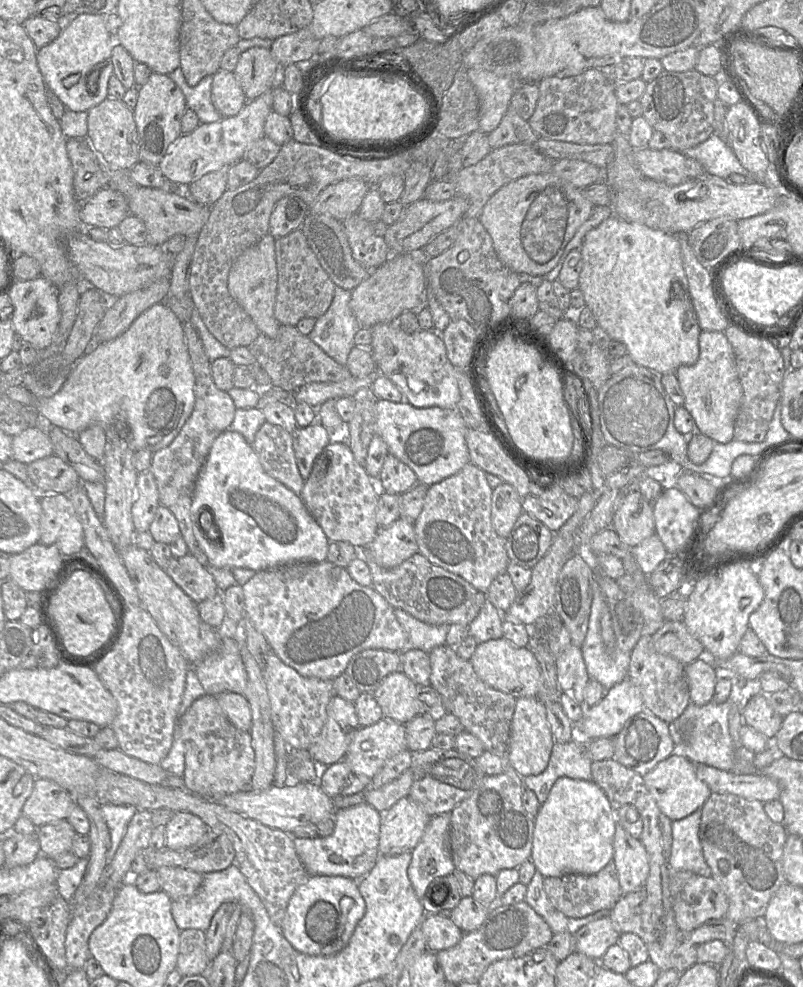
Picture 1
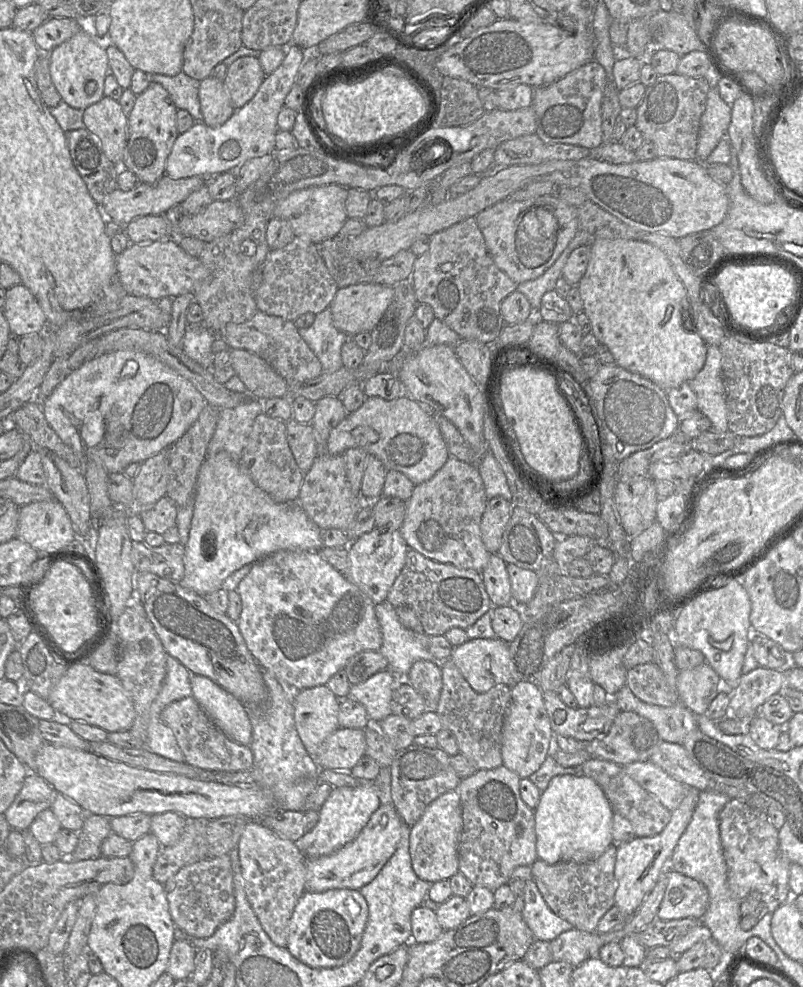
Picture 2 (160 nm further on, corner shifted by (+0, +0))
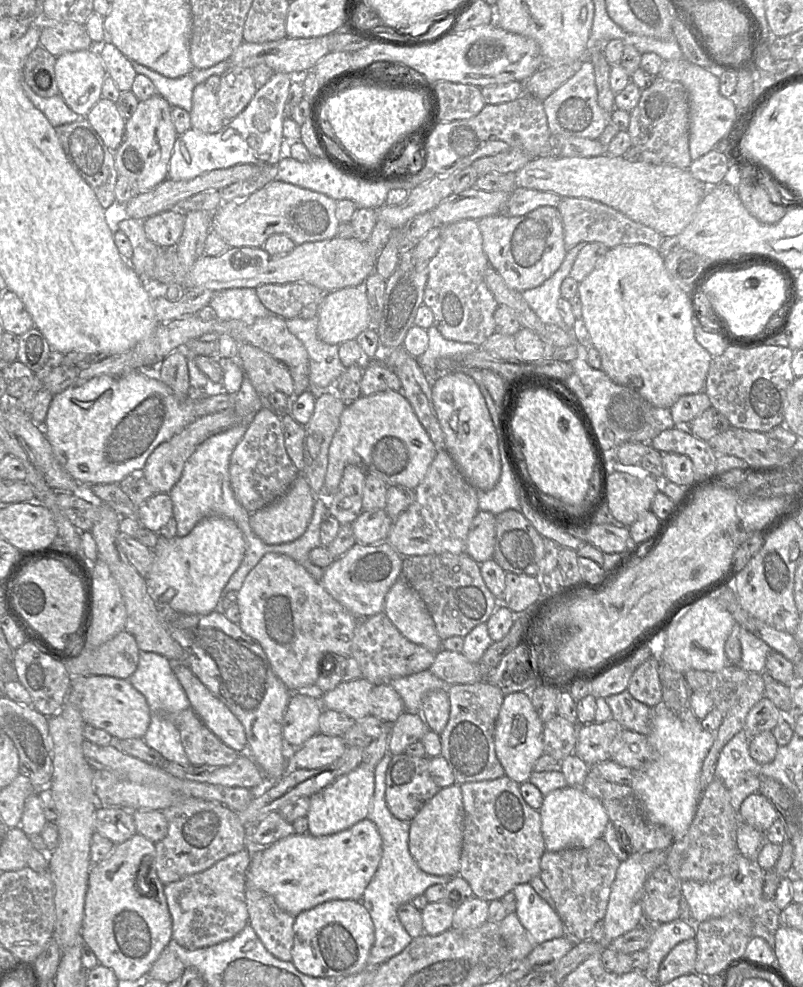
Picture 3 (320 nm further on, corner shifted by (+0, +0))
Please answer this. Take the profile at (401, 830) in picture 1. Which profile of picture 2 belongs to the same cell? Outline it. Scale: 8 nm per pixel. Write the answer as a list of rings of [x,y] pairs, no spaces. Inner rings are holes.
[[[383,804],[371,815],[357,837],[335,852],[307,858],[305,892],[321,893],[332,889],[360,890],[371,882],[396,851],[403,821],[394,805]]]

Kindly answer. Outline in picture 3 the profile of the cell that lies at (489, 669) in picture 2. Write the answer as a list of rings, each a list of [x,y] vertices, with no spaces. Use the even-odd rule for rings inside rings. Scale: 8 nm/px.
[[[440,649],[429,671],[448,684],[473,684],[485,678],[478,663],[470,662],[462,652]]]

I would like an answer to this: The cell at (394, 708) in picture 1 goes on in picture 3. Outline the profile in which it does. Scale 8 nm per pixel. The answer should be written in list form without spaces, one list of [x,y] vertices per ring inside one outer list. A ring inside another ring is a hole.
[[[360,677],[341,682],[333,690],[320,695],[324,710],[334,710],[356,720],[370,715],[369,694],[373,684]]]

